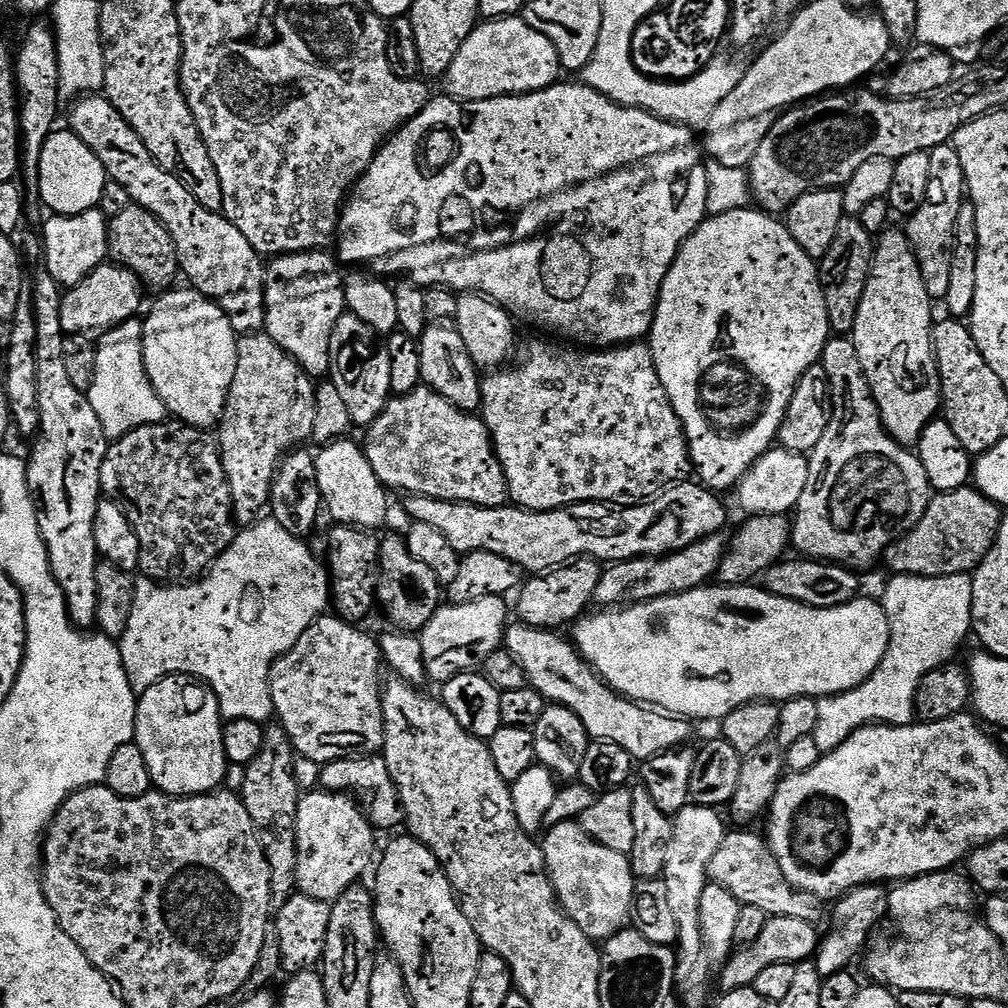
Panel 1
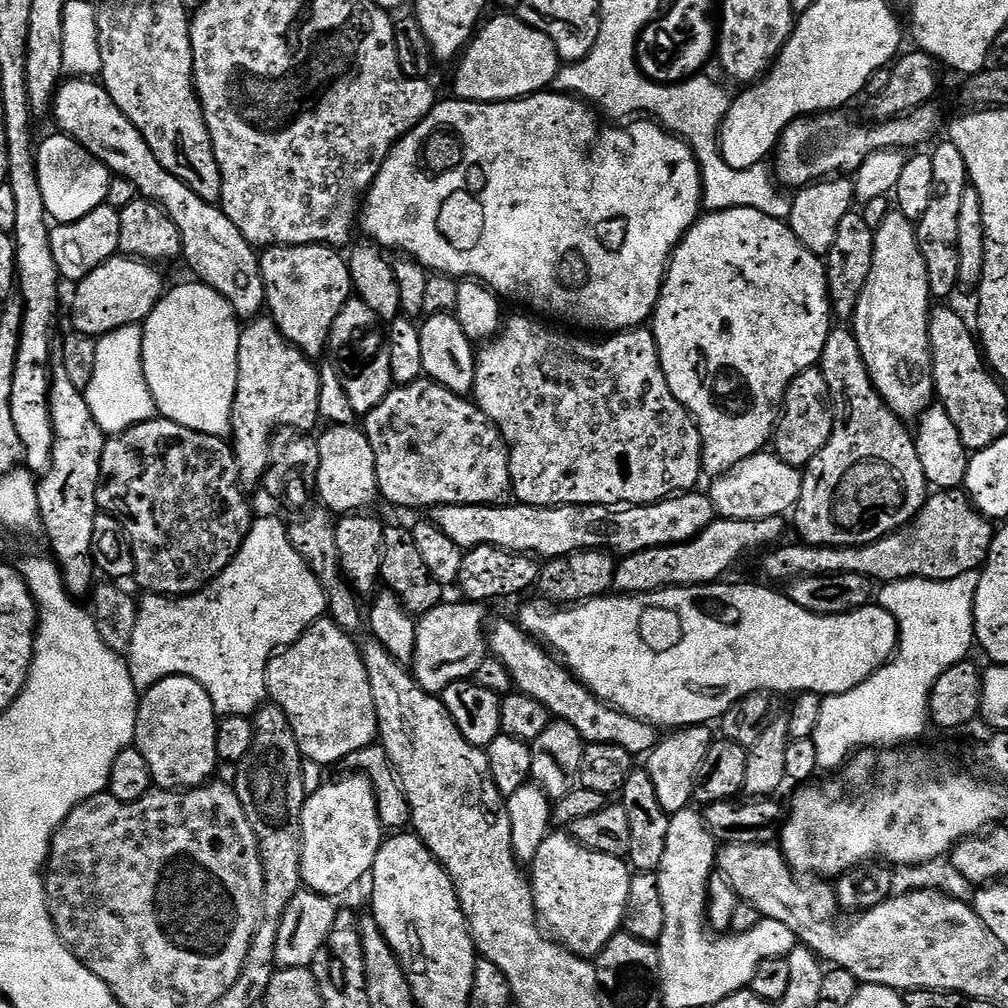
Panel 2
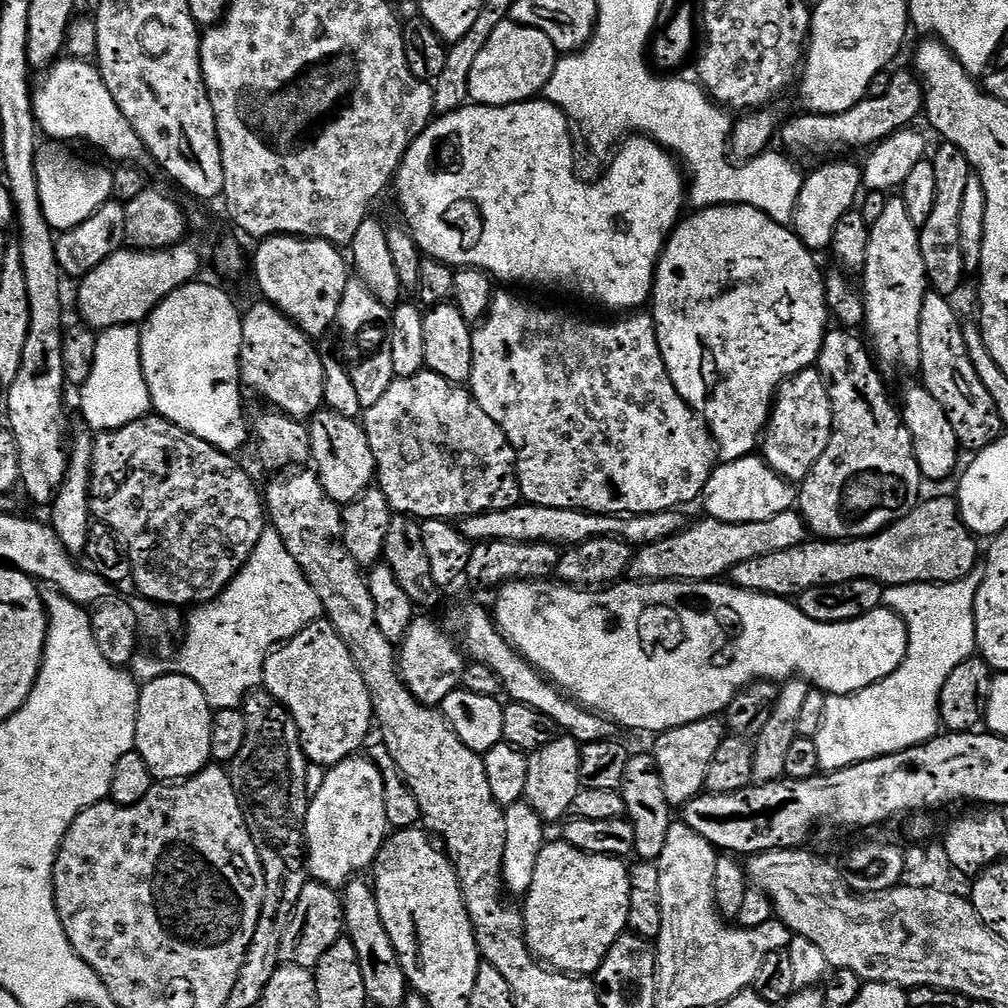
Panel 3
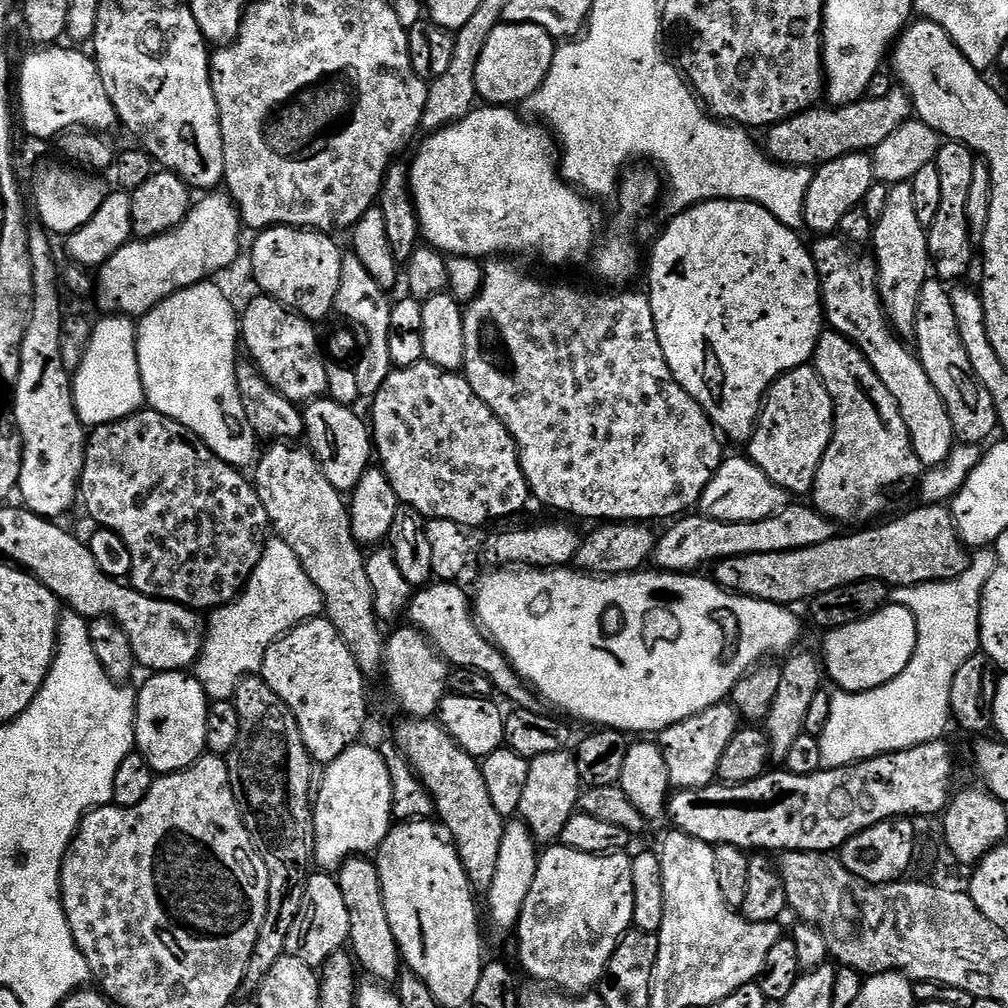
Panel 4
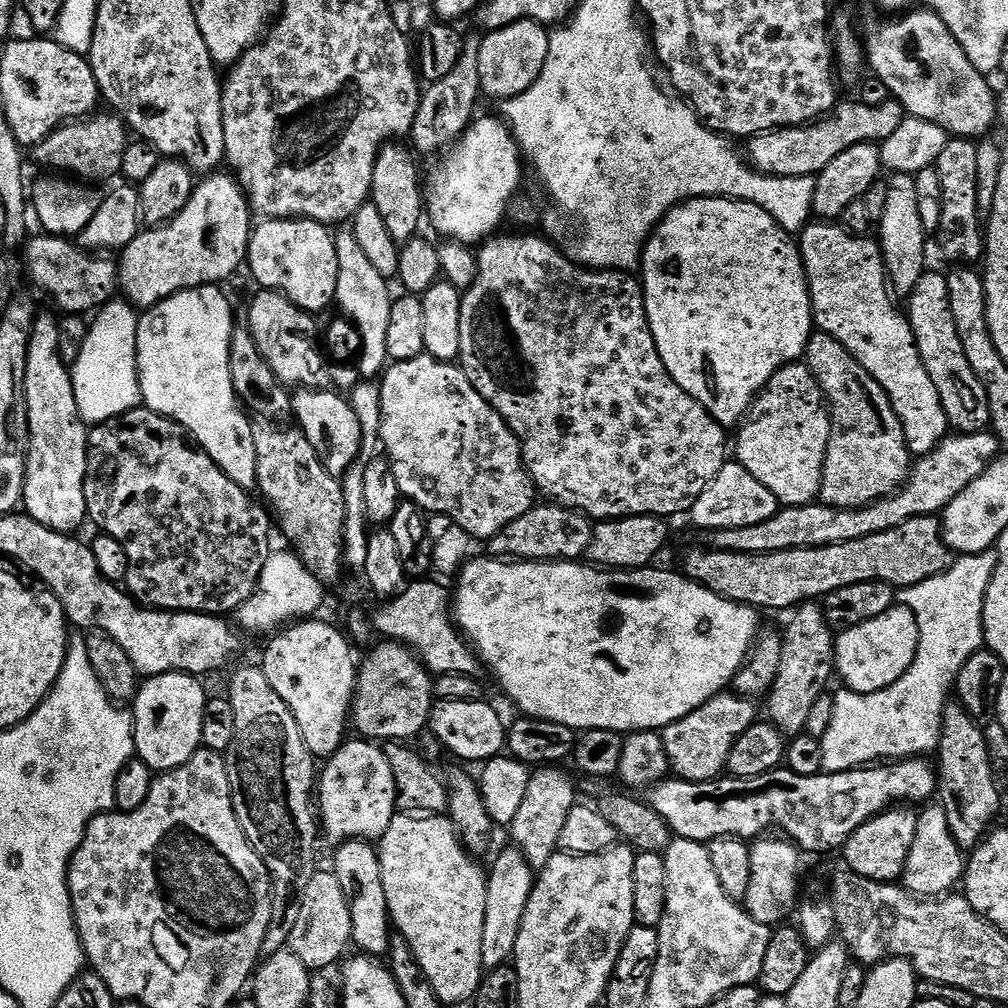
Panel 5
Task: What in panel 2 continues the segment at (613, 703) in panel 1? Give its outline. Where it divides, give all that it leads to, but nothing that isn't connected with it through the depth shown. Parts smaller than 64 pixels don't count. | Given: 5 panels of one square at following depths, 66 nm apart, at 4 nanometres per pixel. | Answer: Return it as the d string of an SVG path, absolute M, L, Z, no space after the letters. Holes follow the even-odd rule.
M515 619L495 620L486 628L488 650L498 658L498 662L502 662L502 666L506 666L506 670L510 670L515 691L530 694L530 698L538 698L538 702L542 702L542 706L546 706L555 719L570 722L585 744L622 746L622 750L631 752L636 758L652 751L658 739L657 725L634 718L598 699L583 680L576 679L563 662L540 641L532 639Z

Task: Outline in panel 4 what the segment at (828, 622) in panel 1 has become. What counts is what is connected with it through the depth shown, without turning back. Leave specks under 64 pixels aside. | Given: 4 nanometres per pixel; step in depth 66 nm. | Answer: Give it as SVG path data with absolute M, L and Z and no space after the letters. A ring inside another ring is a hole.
M529 568L527 570L492 570L480 580L474 592L474 611L481 628L488 633L506 659L514 666L520 679L536 693L541 701L553 704L565 712L563 715L577 716L580 720L600 728L616 728L619 732L633 734L659 734L715 704L725 703L731 697L734 686L749 670L765 659L780 658L791 653L800 640L800 620L791 607L755 600L753 596L736 596L716 585L715 579L703 580L700 574L681 574L659 570L627 572L624 576L591 576L579 570L567 568ZM887 603L873 616L831 629L824 640L822 664L826 676L836 683L837 689L846 692L874 690L902 674L912 657L914 625L912 612L901 604Z

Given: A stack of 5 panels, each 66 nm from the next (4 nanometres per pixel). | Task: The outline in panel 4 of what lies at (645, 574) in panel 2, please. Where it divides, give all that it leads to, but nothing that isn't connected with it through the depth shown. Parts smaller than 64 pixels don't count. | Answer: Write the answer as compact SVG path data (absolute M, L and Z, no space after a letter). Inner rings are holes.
M792 504L780 509L774 516L768 516L756 524L746 522L722 522L712 520L703 514L688 514L677 519L669 532L660 532L656 548L652 552L651 563L661 572L692 574L703 564L715 565L718 560L729 560L746 554L774 554L802 550L806 546L818 546L838 535L833 521L826 519L815 508L804 504Z

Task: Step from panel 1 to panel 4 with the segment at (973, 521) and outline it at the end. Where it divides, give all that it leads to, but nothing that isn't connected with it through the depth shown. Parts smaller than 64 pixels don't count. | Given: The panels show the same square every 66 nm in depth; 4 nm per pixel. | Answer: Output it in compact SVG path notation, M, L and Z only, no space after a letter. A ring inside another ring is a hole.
M924 504L919 507L905 516L897 515L892 518L897 520L889 519L884 522L889 524L881 523L867 530L852 530L849 531L852 532L849 536L838 534L833 540L827 540L818 546L806 546L802 550L774 554L746 554L729 560L718 560L714 565L716 585L736 596L753 596L755 600L797 606L796 604L803 605L826 590L838 590L842 586L857 584L863 580L881 580L886 585L901 588L910 588L913 584L931 584L934 580L952 580L968 567L970 556L956 531L951 511L944 504Z

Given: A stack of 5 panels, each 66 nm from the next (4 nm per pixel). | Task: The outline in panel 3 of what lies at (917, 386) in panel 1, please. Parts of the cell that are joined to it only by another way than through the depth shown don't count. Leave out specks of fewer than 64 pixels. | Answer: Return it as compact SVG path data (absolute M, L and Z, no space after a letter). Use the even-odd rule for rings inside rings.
M889 195L878 222L870 225L862 275L864 324L866 329L868 328L867 339L876 340L874 352L879 363L885 369L919 369L922 302L930 290L930 285L926 262L922 262L920 230L914 226L914 222L910 222L910 213L906 210L903 195Z

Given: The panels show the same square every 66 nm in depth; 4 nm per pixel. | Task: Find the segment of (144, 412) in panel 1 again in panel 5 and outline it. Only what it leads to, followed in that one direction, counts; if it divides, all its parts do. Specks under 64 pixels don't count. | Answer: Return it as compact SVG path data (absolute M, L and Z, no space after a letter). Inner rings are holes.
M116 298L95 313L76 364L70 368L74 398L85 424L95 426L132 411L141 403L140 374L136 370L137 309Z

